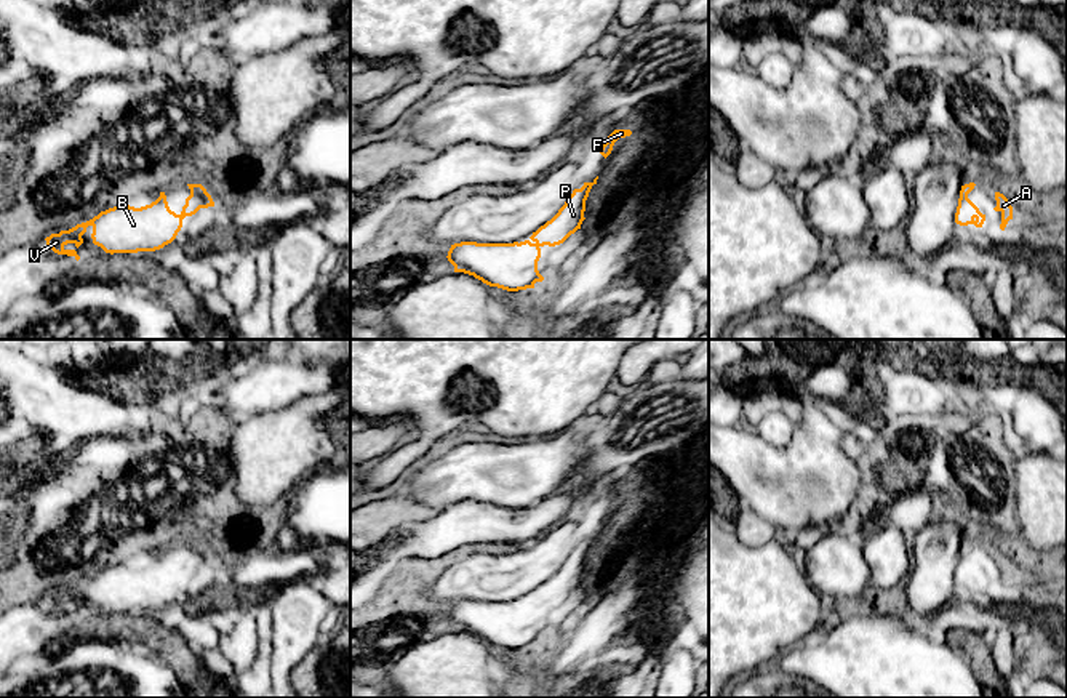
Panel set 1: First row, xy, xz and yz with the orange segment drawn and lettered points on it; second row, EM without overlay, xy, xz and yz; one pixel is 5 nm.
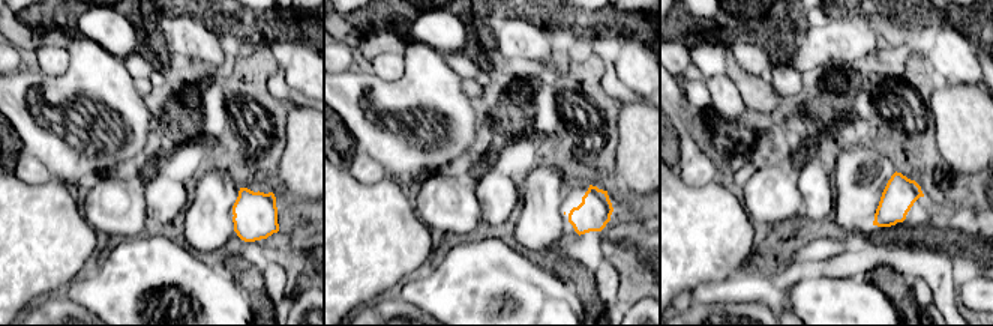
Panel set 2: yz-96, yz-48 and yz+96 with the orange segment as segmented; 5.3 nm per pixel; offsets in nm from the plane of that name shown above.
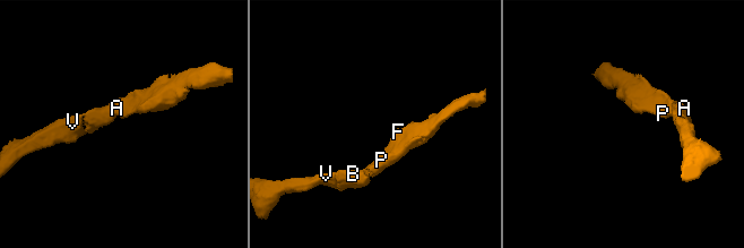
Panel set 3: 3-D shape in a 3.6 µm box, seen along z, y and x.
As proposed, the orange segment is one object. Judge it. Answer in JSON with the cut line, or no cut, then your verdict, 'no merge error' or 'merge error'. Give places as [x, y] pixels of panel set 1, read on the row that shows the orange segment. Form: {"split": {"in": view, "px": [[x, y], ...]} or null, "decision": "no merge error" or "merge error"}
{"split": null, "decision": "no merge error"}

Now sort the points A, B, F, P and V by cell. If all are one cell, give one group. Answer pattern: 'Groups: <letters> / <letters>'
Groups: A B F P V

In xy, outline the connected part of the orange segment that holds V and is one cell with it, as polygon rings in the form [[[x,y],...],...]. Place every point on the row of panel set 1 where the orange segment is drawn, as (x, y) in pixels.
[[[187,184],[190,195],[186,199],[182,211],[176,215],[170,210],[165,192],[150,205],[134,208],[126,203],[101,211],[93,219],[77,224],[69,231],[51,234],[46,245],[58,255],[80,256],[75,250],[66,250],[67,243],[77,248],[83,243],[82,235],[86,227],[93,227],[93,243],[106,253],[138,253],[155,251],[171,243],[182,227],[186,216],[195,215],[200,208],[214,207],[211,195],[202,184]]]

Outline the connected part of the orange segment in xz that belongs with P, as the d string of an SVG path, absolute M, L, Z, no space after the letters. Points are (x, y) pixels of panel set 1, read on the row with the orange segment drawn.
M598 176L592 183L584 183L581 189L574 189L558 213L525 242L451 245L446 258L454 266L454 272L474 275L490 287L507 291L534 288L536 282L544 280L537 271L541 248L560 245L581 229L585 219L585 200L597 179Z

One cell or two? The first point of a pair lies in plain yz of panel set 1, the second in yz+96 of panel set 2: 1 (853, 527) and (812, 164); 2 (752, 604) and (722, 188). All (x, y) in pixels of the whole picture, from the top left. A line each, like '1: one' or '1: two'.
1: two
2: one

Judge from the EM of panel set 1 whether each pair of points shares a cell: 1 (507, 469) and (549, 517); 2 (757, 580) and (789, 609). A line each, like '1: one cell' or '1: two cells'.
1: two cells
2: one cell

